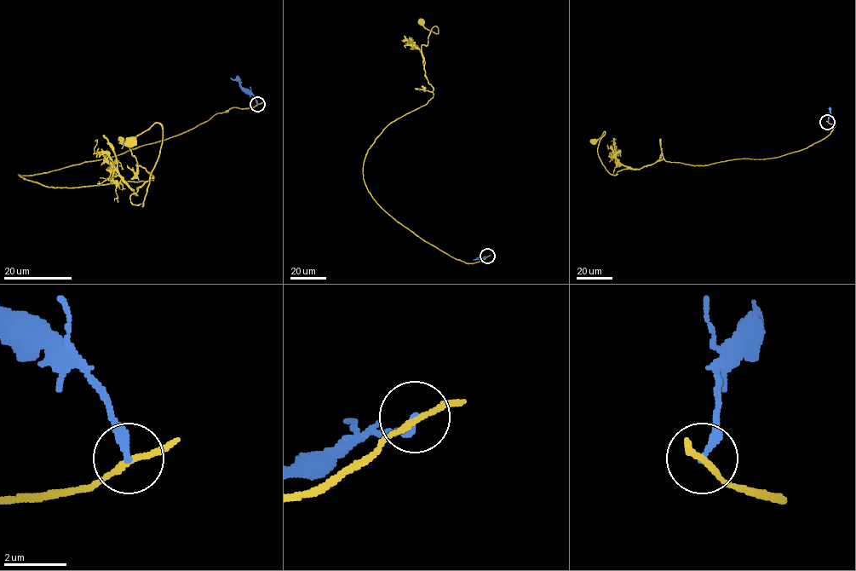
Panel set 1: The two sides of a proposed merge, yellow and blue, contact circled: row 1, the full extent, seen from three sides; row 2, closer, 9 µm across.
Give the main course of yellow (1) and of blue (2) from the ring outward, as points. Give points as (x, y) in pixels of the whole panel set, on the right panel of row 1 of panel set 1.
1: (827, 122), (826, 137), (776, 157), (663, 159), (617, 174), (597, 151), (605, 132), (593, 141)
2: (827, 122), (830, 107)

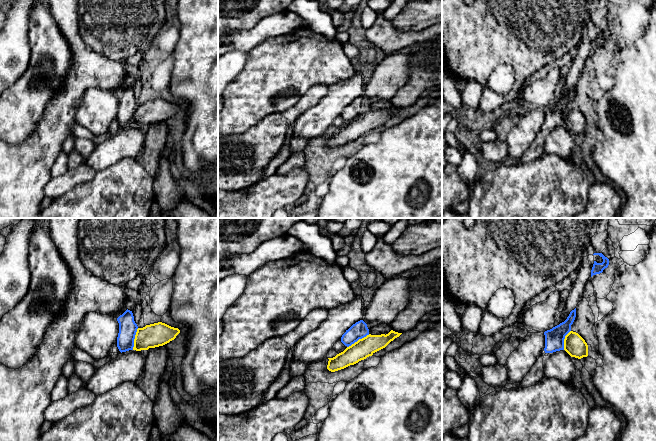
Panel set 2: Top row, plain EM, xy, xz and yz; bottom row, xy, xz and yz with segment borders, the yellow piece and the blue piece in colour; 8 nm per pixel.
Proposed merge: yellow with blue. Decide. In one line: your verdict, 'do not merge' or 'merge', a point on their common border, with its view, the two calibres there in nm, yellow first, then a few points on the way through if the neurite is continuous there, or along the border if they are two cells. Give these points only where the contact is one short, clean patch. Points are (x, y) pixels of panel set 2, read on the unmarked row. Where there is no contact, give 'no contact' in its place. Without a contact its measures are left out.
do not merge; contact xz (359, 115); calibres 160 and 140 nm; border xz (369, 110), (359, 114), (347, 123)

